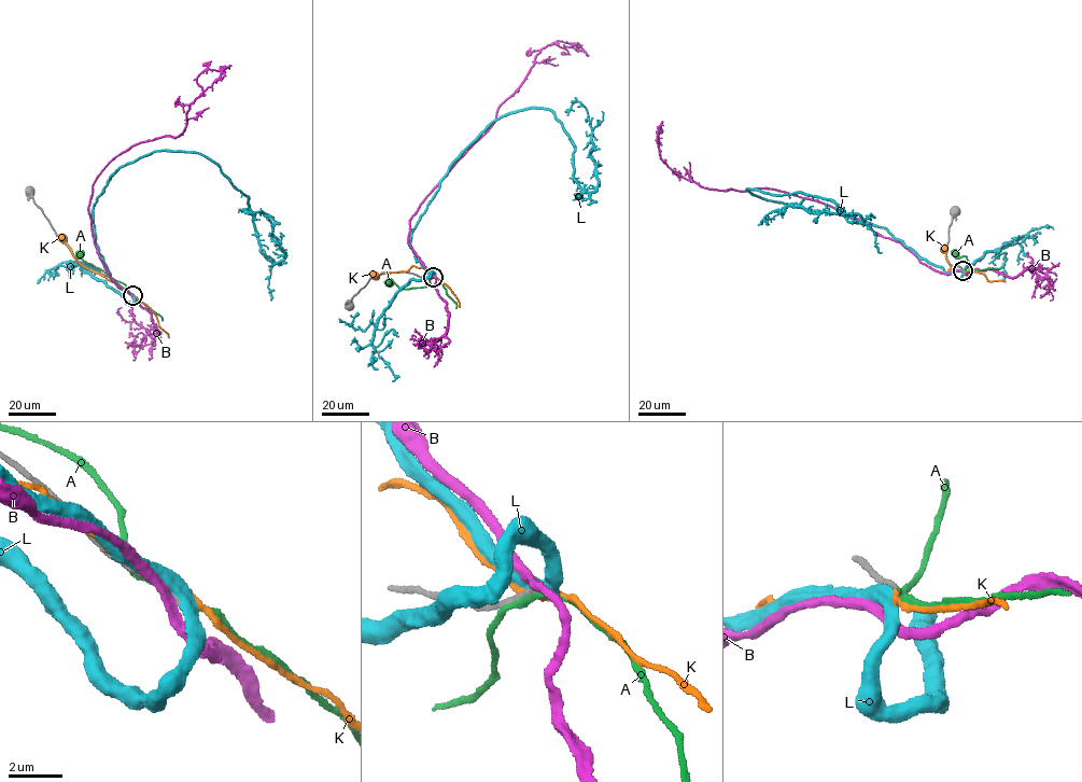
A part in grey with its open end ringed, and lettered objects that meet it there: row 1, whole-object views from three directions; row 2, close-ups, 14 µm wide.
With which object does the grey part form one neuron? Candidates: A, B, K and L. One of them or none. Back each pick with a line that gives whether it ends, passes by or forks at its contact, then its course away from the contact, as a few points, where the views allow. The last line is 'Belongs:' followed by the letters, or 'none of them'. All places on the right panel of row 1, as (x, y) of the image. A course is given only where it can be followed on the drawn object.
L: it passes by; it runs (963, 270), (884, 227), (747, 187), (831, 199), (862, 219), (785, 206), (771, 222)
Belongs: L

